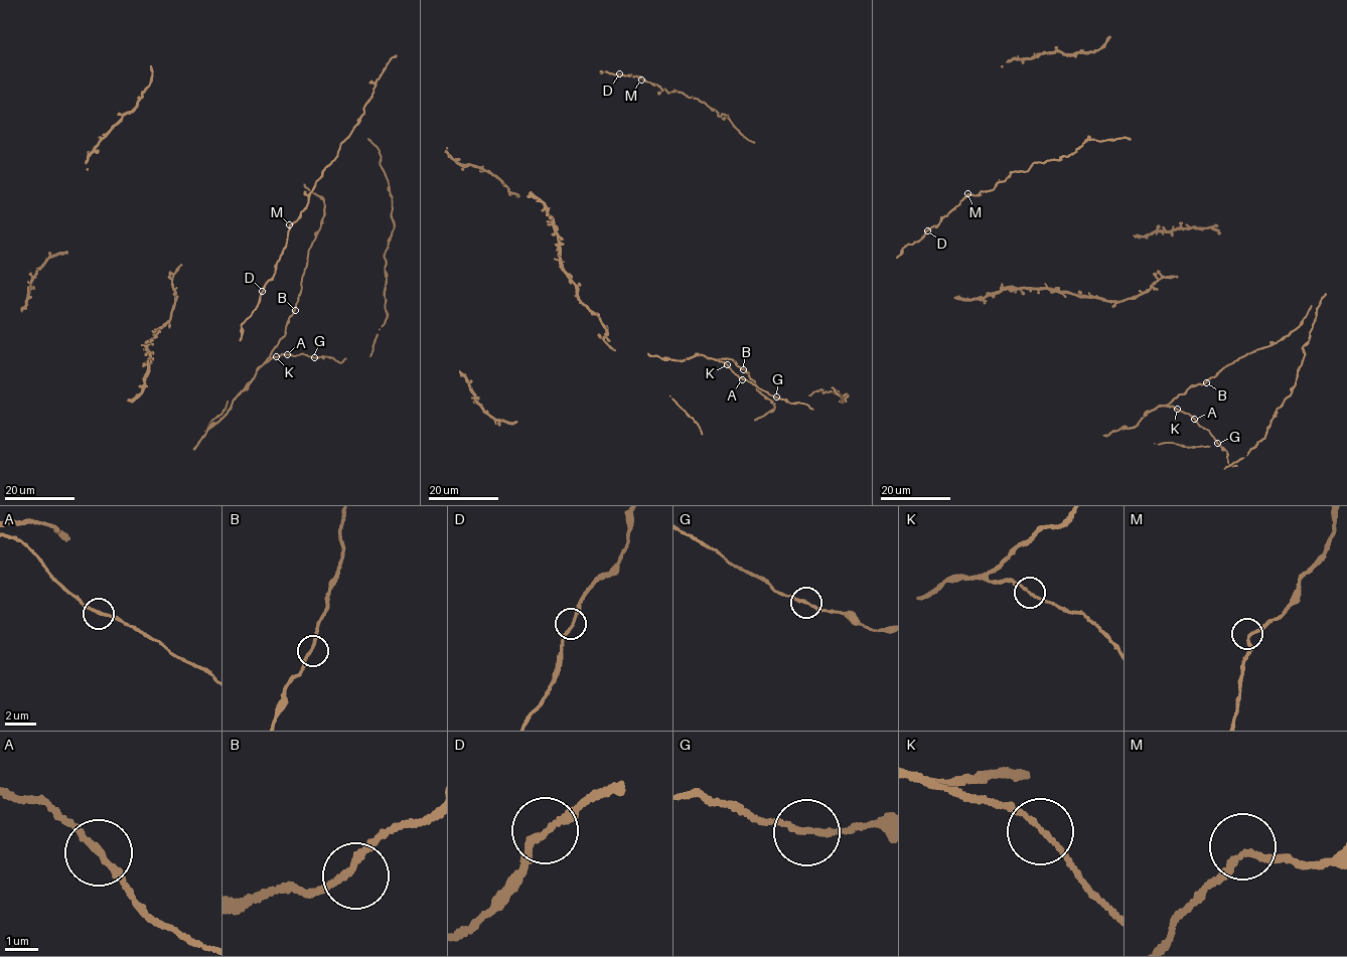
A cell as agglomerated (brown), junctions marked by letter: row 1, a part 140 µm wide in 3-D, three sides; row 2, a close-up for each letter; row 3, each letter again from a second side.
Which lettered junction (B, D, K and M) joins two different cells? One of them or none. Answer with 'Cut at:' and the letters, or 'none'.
Cut at: none

